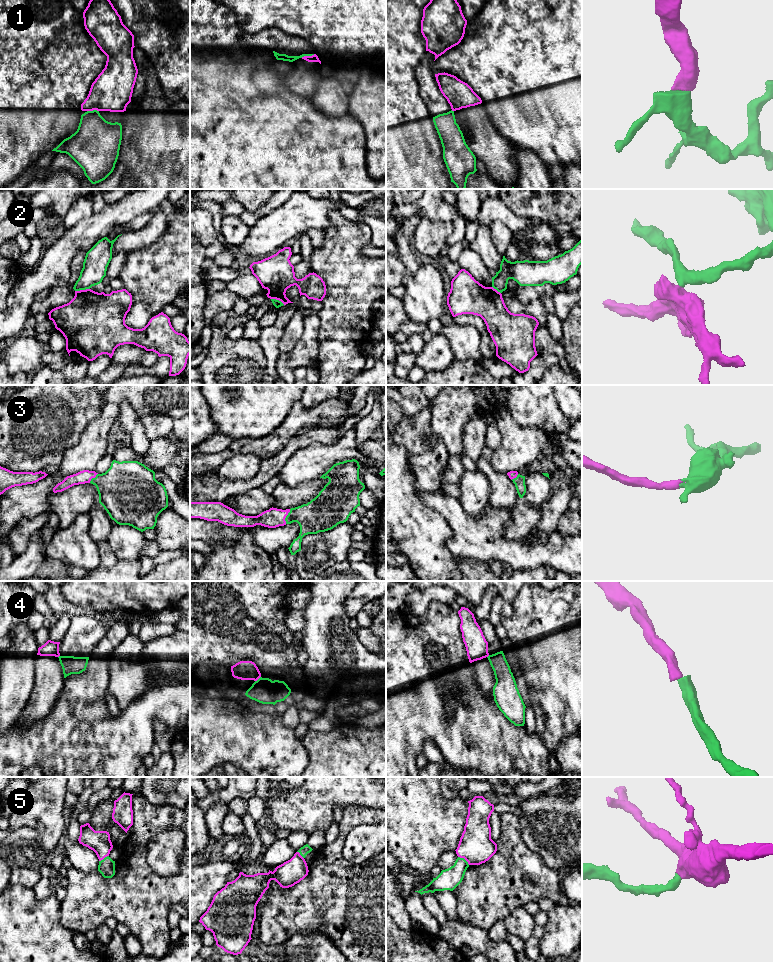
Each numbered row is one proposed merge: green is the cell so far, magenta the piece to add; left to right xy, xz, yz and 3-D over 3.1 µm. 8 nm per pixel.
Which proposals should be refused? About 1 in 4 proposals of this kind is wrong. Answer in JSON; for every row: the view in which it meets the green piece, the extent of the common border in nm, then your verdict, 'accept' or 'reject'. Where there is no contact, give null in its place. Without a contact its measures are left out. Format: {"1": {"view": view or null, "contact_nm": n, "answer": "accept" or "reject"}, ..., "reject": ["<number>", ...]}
{"1": {"view": "xz", "contact_nm": 110, "answer": "reject"}, "2": {"view": "xy", "contact_nm": 120, "answer": "reject"}, "3": {"view": "xz", "contact_nm": 130, "answer": "accept"}, "4": {"view": "xz", "contact_nm": 60, "answer": "reject"}, "5": {"view": "yz", "contact_nm": 120, "answer": "reject"}, "reject": ["1", "2", "4", "5"]}

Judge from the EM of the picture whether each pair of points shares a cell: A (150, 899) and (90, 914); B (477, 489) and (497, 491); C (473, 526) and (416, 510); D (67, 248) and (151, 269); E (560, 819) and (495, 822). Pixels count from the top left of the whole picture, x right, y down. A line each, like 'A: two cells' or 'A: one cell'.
A: one cell
B: two cells
C: two cells
D: two cells
E: two cells

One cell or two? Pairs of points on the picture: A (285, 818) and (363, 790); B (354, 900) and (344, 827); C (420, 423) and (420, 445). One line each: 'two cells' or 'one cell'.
A: one cell
B: one cell
C: one cell

